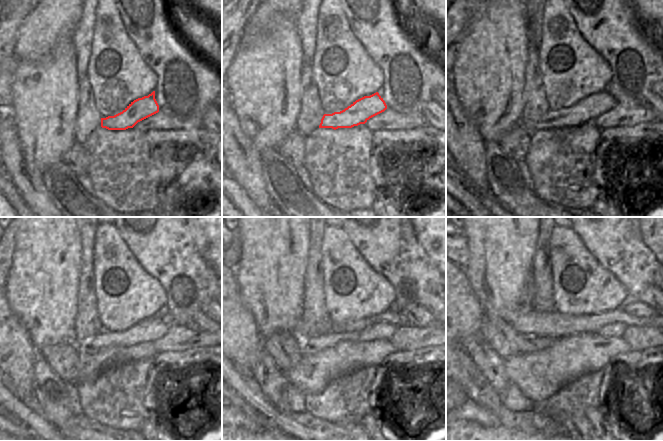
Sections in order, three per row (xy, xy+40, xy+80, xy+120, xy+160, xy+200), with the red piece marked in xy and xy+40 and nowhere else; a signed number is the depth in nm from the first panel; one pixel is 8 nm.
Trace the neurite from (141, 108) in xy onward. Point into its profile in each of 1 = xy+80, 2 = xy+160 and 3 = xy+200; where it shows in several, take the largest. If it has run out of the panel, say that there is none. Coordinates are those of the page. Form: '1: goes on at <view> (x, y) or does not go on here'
1: goes on at xy+80 (586, 110)
2: goes on at xy+160 (380, 331)
3: goes on at xy+200 (527, 344)

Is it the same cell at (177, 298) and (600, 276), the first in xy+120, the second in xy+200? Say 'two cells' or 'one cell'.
two cells

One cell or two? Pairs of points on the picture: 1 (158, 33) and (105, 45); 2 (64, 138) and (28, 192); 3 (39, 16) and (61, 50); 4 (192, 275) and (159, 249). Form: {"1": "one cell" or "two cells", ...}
{"1": "two cells", "2": "two cells", "3": "two cells", "4": "one cell"}

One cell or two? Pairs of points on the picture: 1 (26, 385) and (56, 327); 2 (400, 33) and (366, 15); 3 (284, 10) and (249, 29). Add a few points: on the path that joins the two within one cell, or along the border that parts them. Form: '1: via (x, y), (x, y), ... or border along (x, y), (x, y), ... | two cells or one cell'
1: border along (26, 328), (29, 338), (37, 351) | two cells
2: via (392, 32), (374, 15) | one cell
3: via (275, 10), (269, 11), (258, 21) | one cell

